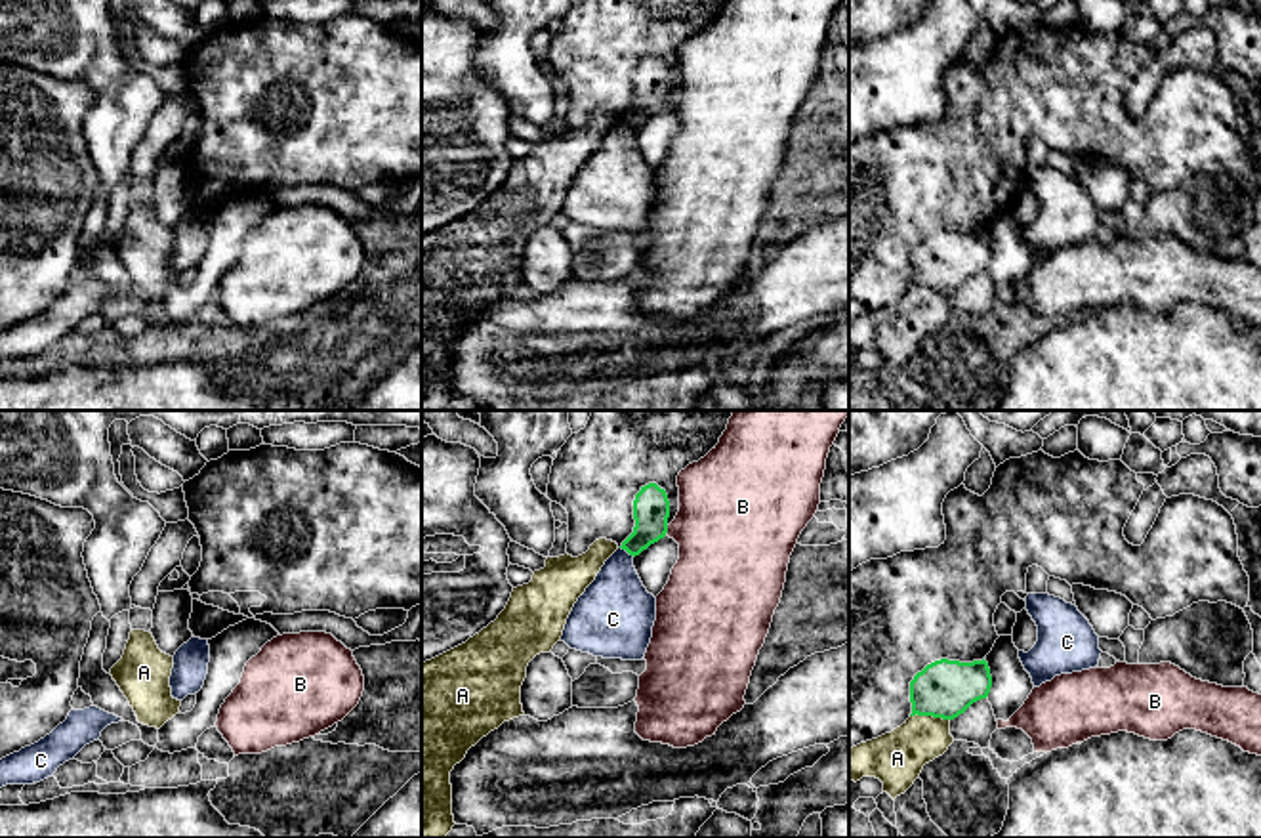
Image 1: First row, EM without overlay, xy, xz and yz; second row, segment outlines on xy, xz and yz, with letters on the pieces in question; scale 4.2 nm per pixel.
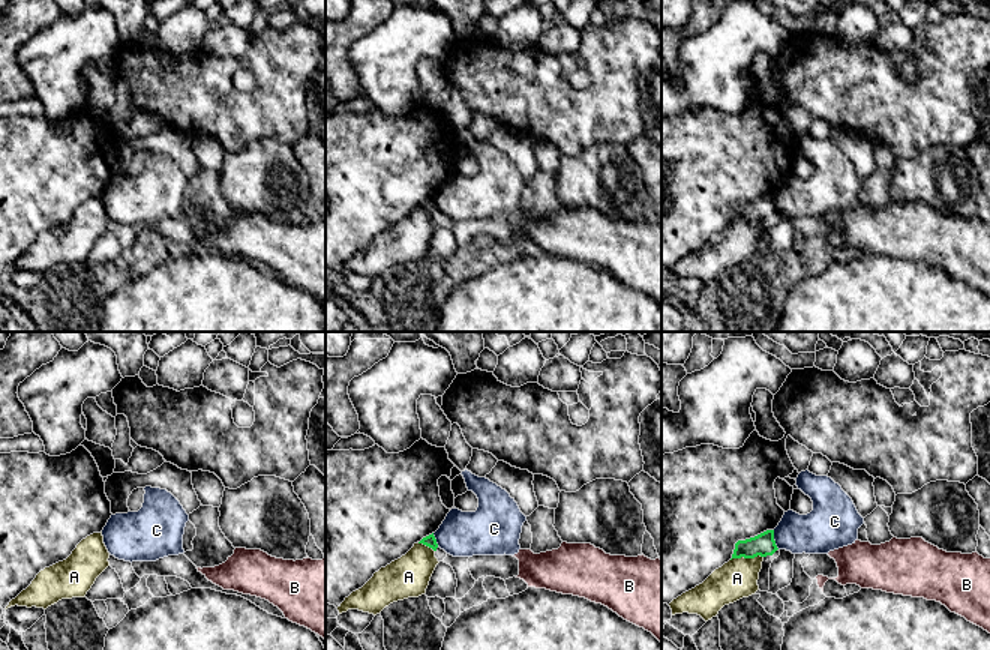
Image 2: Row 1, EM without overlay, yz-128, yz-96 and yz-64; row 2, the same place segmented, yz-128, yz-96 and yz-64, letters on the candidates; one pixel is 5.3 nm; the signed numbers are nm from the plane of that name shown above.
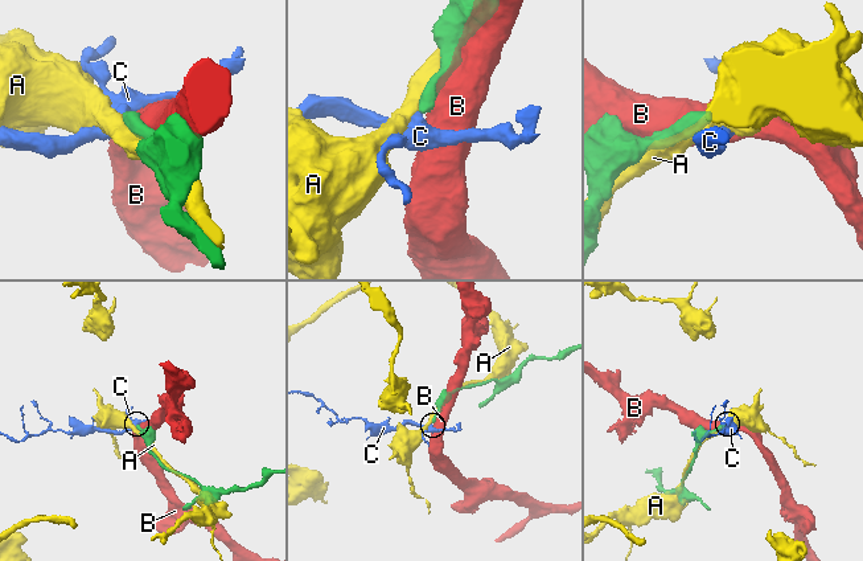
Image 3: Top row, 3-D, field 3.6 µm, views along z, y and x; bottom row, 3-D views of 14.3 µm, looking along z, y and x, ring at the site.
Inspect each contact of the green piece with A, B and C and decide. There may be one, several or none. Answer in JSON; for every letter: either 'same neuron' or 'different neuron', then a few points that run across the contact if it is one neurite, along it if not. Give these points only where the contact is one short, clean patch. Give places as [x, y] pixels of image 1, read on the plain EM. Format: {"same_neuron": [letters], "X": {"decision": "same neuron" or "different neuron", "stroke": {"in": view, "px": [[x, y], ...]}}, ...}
{"same_neuron": [], "A": {"decision": "different neuron"}, "B": {"decision": "different neuron"}, "C": {"decision": "different neuron", "stroke": {"in": "xz", "px": [[620, 119], [634, 128]]}}}

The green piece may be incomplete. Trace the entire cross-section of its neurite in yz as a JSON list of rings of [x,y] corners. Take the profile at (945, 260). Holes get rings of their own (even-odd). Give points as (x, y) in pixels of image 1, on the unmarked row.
[[[941,231],[927,237],[910,254],[910,288],[954,292],[973,275],[986,271],[992,260],[988,235]]]

